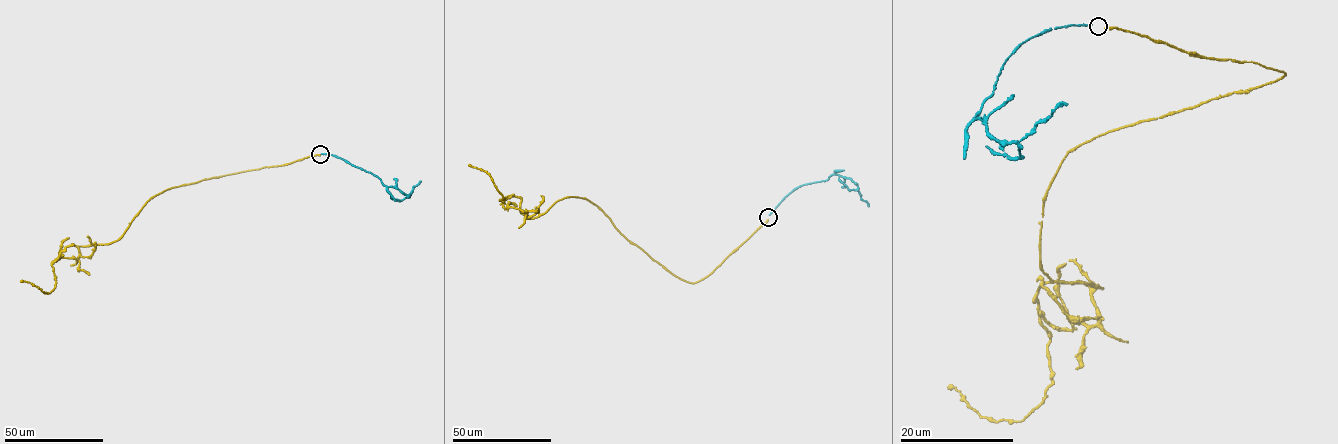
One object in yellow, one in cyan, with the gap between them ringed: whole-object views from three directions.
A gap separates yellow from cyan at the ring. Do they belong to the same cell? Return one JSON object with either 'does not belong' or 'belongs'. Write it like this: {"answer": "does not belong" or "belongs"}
{"answer": "does not belong"}

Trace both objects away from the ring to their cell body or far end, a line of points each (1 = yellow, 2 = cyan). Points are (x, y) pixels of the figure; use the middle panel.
1: (768, 219), (691, 283), (587, 199), (566, 197), (528, 218), (520, 198), (499, 200), (491, 177), (469, 164)
2: (769, 215), (798, 187), (827, 180), (833, 174), (849, 178), (857, 189), (849, 189), (838, 178)

